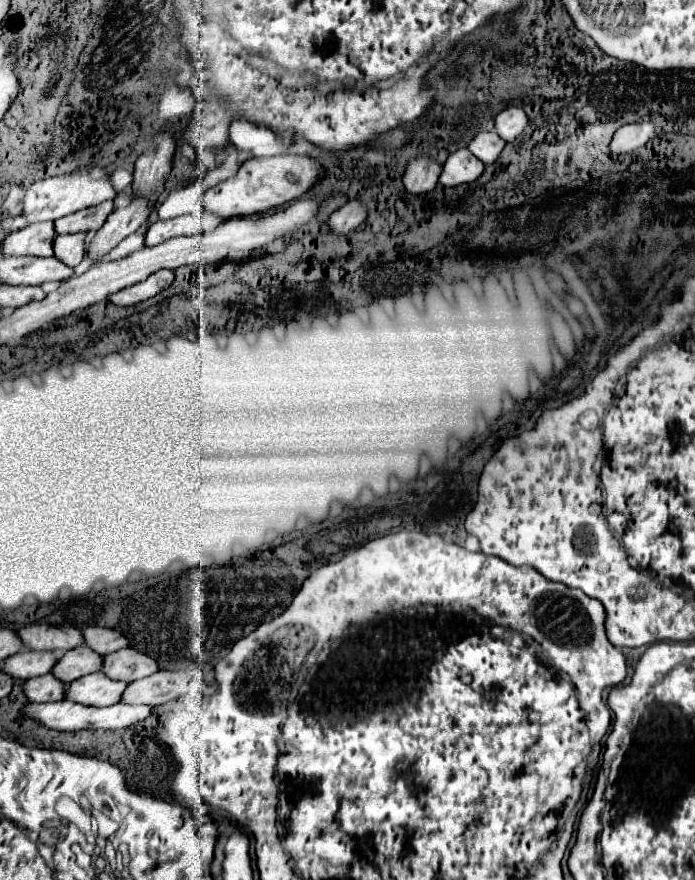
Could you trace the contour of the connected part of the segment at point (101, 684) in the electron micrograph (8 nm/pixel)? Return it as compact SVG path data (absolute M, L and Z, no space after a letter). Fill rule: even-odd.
M89 673L79 677L79 681L67 683L67 697L69 701L91 705L91 707L105 707L119 703L127 683L107 679L103 673Z

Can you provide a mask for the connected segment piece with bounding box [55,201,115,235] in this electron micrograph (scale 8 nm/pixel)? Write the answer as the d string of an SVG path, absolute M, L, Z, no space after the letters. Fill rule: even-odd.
M103 201L91 209L83 209L79 213L59 217L59 221L55 221L55 233L63 235L63 233L81 233L89 229L101 229L101 225L105 223L113 207L115 207L113 201Z

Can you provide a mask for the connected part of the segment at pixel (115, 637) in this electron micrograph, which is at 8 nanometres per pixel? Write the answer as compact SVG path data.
M85 627L81 629L83 633L83 639L85 639L85 645L89 649L95 649L95 653L103 655L103 653L113 653L117 649L123 649L129 645L129 641L113 631L113 629L105 629L105 627Z

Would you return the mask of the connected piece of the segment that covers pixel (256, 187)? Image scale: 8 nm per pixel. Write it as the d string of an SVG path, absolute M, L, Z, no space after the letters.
M277 155L277 157L259 157L259 159L249 159L241 165L241 169L225 179L219 181L215 187L209 187L201 201L203 207L209 213L219 215L221 219L231 219L231 217L245 217L253 213L263 213L275 207L281 207L299 195L303 195L319 177L323 175L321 165L305 155Z

